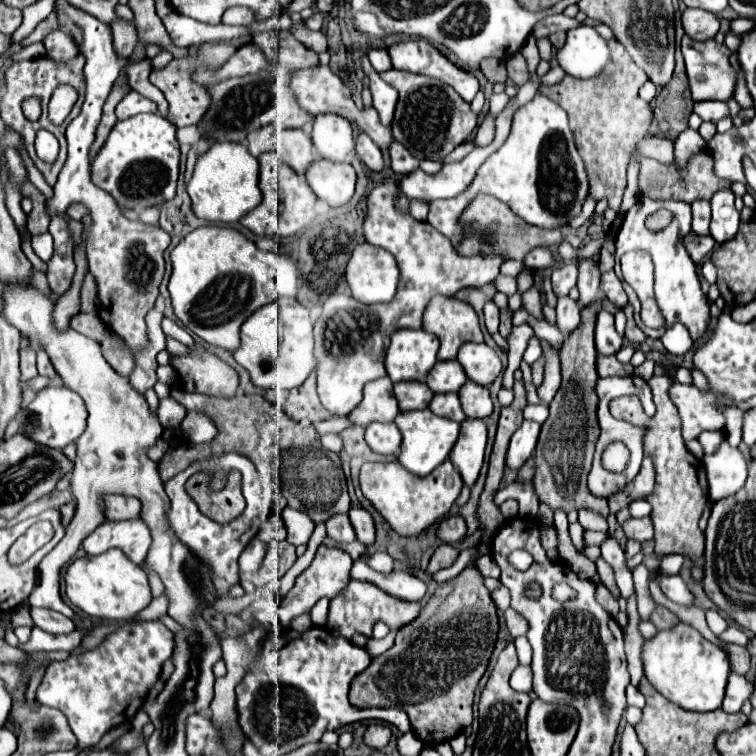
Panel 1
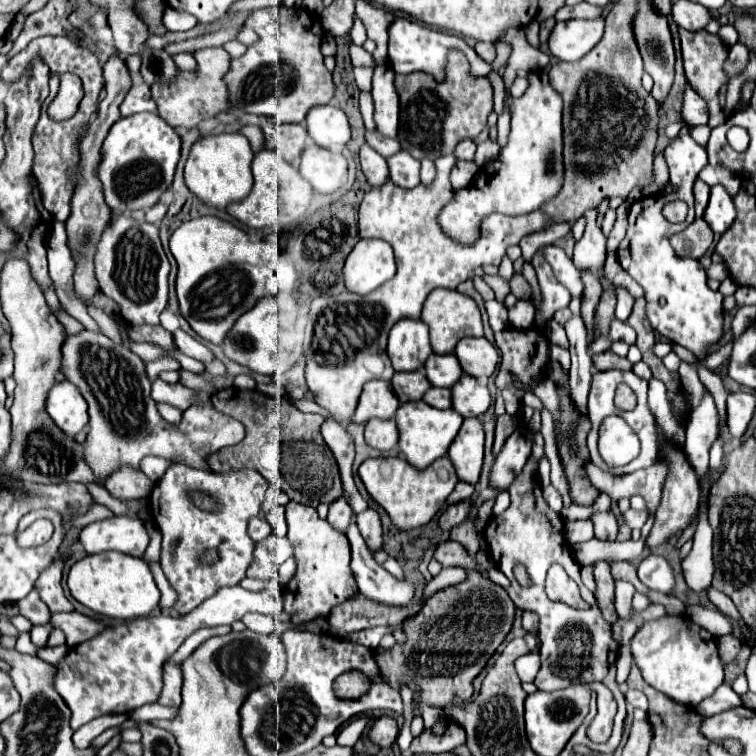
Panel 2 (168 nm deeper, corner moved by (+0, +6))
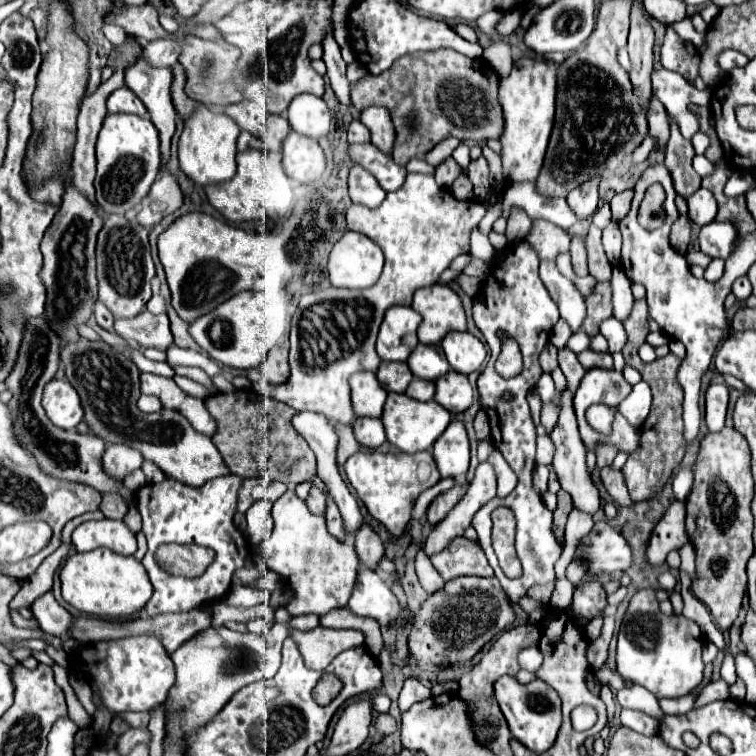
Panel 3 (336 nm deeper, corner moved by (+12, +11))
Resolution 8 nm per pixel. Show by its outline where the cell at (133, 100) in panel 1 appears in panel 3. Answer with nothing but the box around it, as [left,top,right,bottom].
[108,85,146,115]

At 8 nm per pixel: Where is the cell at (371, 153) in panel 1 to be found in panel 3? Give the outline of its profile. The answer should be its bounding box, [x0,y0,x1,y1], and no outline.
[348,163,386,207]

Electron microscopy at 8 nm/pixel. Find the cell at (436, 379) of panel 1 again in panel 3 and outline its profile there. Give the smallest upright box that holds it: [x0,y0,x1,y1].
[406,345,450,381]

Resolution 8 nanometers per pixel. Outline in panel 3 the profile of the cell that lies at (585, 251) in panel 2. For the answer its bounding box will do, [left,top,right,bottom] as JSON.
[566,181,598,219]

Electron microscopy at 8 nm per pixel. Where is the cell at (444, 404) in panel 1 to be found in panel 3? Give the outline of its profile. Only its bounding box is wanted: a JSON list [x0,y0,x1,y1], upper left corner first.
[406,379,434,401]

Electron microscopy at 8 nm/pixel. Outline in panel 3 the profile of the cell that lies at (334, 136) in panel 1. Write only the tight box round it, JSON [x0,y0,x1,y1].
[288,93,332,139]

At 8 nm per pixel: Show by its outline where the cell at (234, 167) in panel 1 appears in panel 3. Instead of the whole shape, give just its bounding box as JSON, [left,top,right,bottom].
[178,105,240,187]

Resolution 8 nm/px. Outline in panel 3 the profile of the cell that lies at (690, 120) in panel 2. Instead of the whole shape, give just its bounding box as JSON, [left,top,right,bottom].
[652,69,712,139]

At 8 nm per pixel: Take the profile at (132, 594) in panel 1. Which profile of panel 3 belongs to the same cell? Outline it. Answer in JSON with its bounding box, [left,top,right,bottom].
[60,547,152,619]

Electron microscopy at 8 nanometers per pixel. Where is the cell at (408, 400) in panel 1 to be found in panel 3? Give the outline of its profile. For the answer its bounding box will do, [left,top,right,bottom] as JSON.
[376,361,414,393]

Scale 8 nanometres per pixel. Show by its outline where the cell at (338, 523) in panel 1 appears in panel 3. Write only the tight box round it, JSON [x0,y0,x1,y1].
[306,485,326,515]

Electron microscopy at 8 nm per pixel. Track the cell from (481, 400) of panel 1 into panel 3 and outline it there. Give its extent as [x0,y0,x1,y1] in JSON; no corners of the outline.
[434,371,474,415]

